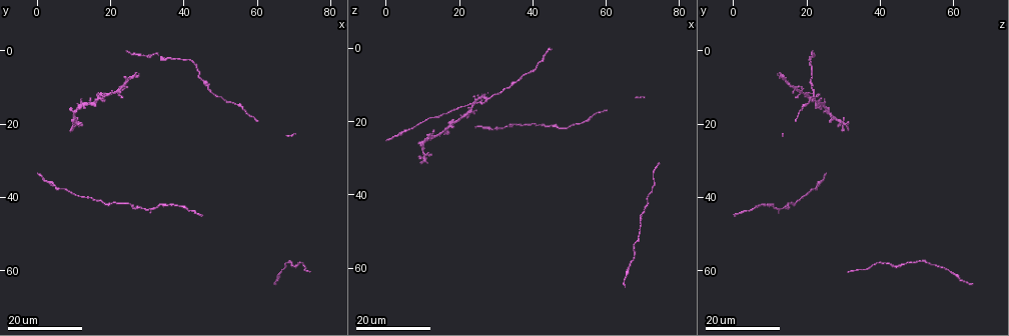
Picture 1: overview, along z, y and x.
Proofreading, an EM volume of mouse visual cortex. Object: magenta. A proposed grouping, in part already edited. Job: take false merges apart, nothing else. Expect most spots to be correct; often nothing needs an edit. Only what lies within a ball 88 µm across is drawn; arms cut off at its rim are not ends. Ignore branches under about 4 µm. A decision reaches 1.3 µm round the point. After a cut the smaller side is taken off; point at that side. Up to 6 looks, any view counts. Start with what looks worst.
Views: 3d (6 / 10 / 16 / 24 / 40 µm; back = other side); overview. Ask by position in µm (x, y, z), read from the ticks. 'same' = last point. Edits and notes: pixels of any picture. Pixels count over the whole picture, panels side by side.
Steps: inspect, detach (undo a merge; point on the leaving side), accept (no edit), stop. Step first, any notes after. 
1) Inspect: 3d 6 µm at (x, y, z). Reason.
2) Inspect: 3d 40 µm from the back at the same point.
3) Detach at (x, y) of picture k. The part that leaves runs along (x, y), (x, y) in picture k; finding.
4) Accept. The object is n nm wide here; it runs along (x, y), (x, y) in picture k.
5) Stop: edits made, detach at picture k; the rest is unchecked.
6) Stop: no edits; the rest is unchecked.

Inspect: 3d 24 µm at (11.0, 20.0, 30.0). Thin arm on a thick one.

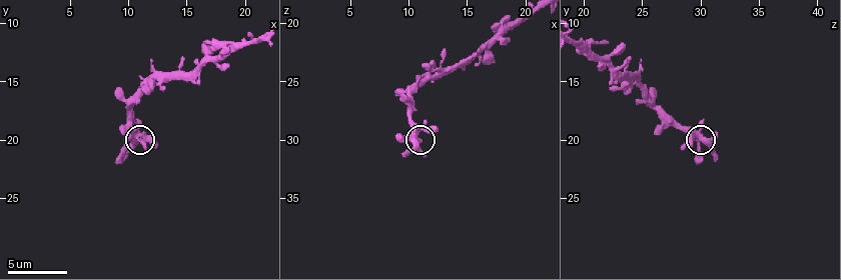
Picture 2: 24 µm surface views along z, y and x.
Inspect: 3d 6 µm at (10.2, 20.0, 30.0). Closer look.

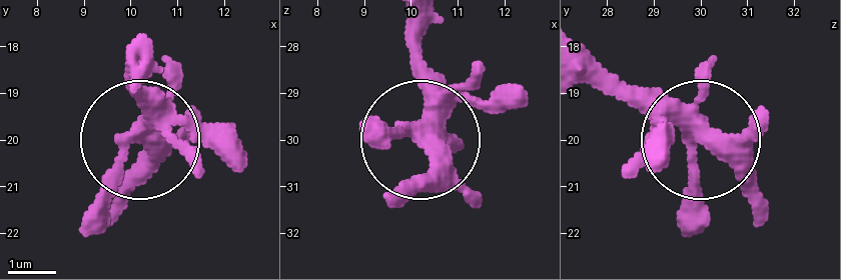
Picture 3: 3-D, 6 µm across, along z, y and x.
Accept. 5 arms meet here; all the same cell.

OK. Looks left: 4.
Inspect: 3d 24 µm at (30.5, 44.0, 13.0). Calibre changes.

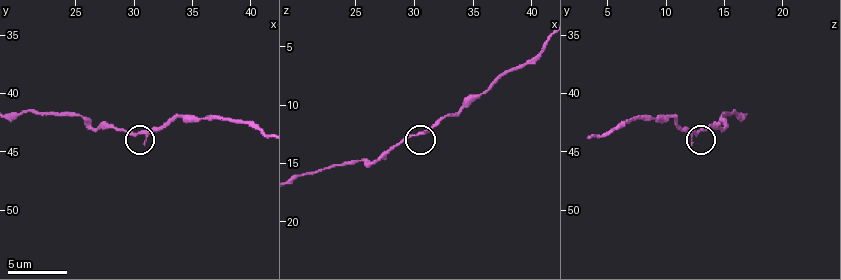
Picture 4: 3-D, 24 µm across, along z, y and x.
Inspect: 3d 6 µm at (30.0, 43.6, 12.4).

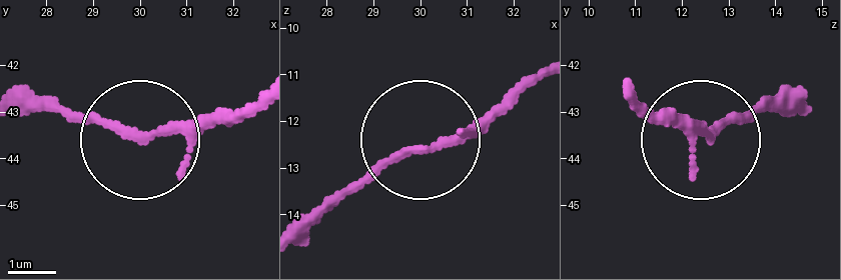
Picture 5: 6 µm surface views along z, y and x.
Accept. It runs along (795, 118), (763, 106), (711, 138), (640, 118) in picture 5; continuous, no second cell.

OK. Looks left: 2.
Inspect: 3d 10 µm at (33.4, 42.0, 10.6). Thick turns thin.

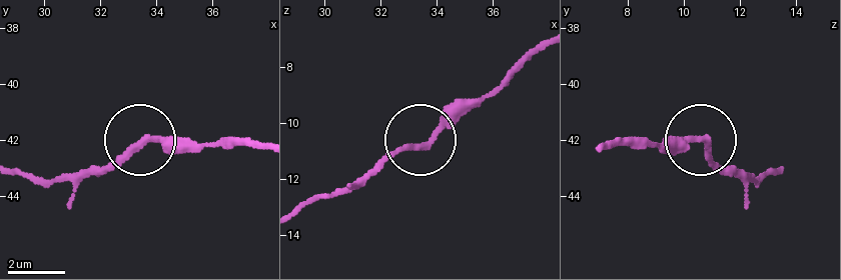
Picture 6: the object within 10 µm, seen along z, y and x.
Accept. One cell here.

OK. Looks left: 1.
Stop: no edits; the rest is unchecked.

